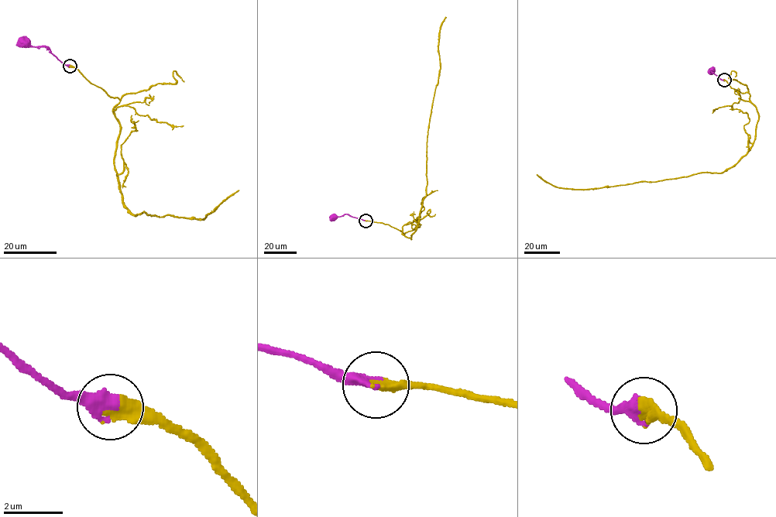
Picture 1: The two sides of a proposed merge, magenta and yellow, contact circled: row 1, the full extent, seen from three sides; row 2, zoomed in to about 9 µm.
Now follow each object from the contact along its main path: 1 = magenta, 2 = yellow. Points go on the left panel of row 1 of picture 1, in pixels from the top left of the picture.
1: (70, 66), (58, 60), (46, 47), (32, 46), (27, 39), (24, 39)
2: (70, 66), (120, 101), (113, 112), (119, 125), (114, 167), (128, 210), (203, 220), (238, 190)

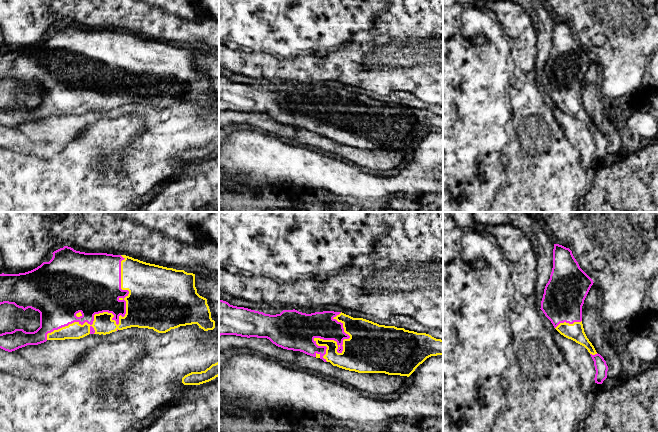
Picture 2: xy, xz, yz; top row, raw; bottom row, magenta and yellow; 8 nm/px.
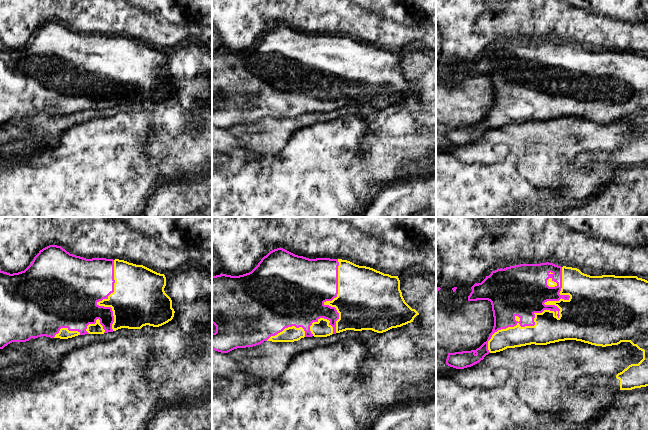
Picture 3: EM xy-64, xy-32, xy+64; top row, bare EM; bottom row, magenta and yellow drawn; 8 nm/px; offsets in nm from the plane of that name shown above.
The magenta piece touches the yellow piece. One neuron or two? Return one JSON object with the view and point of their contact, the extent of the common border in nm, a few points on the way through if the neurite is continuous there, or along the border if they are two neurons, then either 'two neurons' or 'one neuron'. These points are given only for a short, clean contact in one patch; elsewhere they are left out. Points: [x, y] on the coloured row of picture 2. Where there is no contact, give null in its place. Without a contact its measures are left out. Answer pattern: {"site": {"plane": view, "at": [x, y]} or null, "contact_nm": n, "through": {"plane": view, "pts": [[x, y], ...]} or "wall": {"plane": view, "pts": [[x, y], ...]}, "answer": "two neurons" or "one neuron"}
{"site": {"plane": "xy", "at": [112, 318]}, "contact_nm": 900, "answer": "one neuron"}

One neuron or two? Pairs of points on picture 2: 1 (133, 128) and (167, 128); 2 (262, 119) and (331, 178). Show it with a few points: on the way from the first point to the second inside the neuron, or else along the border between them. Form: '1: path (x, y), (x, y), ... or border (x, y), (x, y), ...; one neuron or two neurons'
1: border (122, 115), (135, 114), (140, 119), (143, 131); two neurons
2: border (270, 134), (281, 140); two neurons

